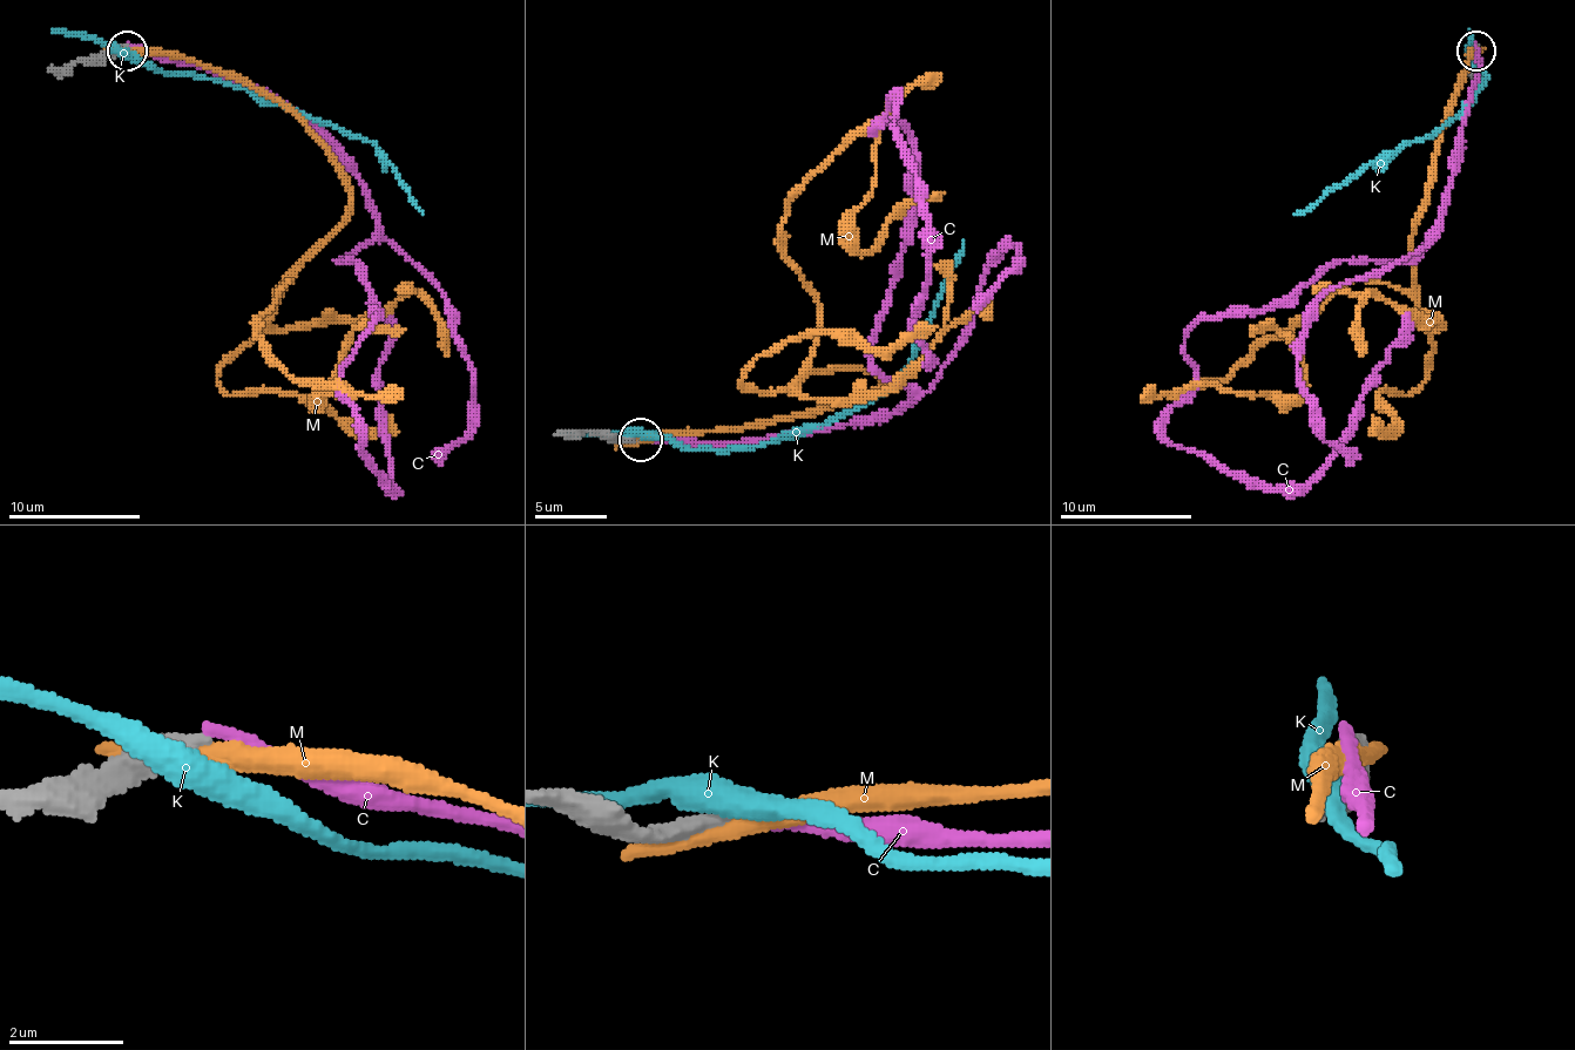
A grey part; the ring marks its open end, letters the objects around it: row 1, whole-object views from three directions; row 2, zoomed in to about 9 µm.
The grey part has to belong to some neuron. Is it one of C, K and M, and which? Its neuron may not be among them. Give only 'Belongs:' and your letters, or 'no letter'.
Belongs: no letter

